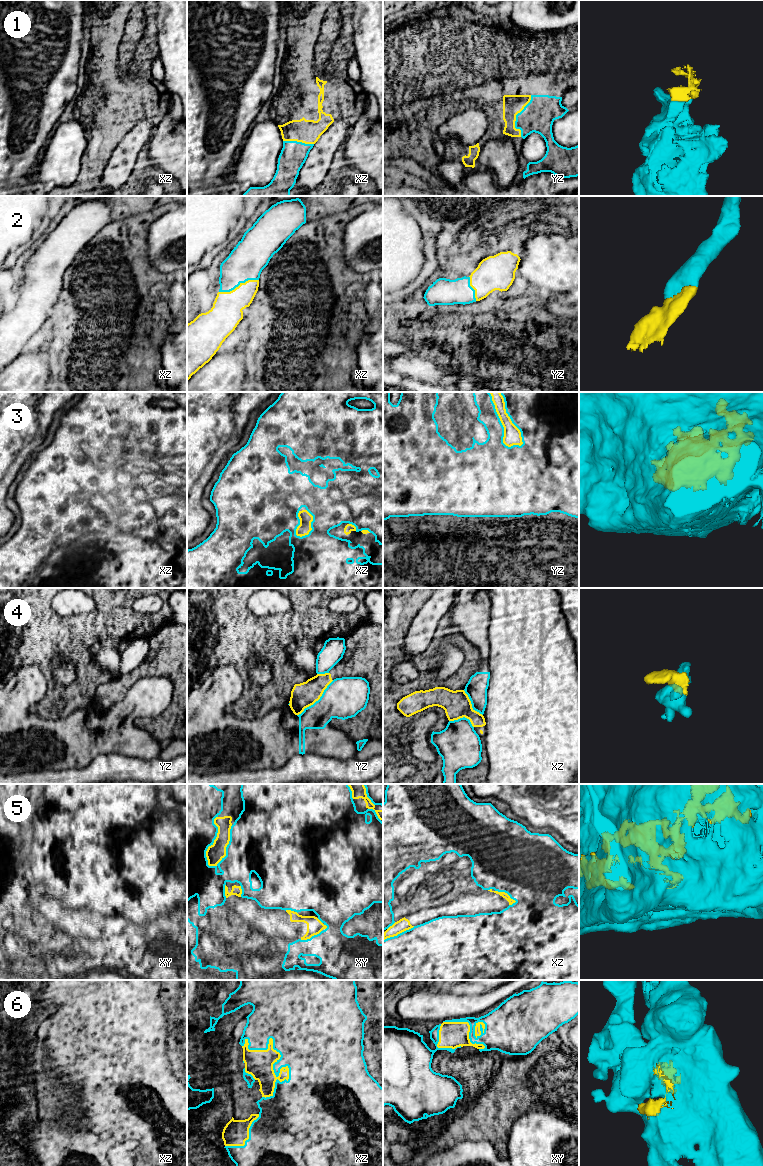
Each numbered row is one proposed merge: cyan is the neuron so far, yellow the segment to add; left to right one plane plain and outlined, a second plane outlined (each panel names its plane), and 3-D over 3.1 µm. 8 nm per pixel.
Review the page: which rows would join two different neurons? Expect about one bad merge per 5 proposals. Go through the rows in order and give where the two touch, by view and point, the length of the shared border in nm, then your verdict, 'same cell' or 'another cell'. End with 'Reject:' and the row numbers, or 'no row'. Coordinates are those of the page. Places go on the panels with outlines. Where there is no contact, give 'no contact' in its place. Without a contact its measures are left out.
1: meets cyan in yz at (516, 117); contact 340 nm long; same cell
2: meets cyan in xz at (238, 285); contact 340 nm long; same cell
3: meets cyan in yz at (502, 426); contact 500 nm long; same cell
4: meets cyan in yz at (318, 700); contact 400 nm long; another cell
5: meets cyan in xy at (213, 841); contact 420 nm long; same cell
6: meets cyan in xz at (273, 1047); contact 500 nm long; same cell
Reject: 4

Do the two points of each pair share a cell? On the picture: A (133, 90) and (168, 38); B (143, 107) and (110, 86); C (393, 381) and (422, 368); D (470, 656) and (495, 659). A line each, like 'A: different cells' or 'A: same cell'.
A: different cells
B: same cell
C: different cells
D: different cells

